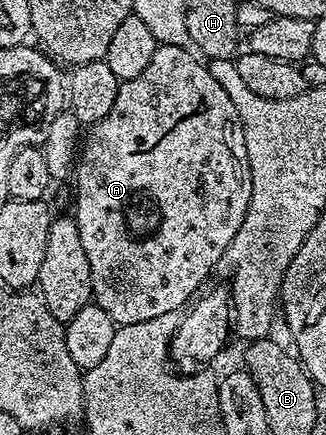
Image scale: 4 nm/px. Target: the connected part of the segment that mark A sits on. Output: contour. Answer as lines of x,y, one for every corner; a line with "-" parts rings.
163,43
158,46
156,53
152,53
152,61
148,61
144,73
119,82
116,101
112,109
108,109
108,117
93,124
87,131
90,132
87,135
85,132
80,156
76,161
78,196
74,199
72,217
78,223
80,241
84,244
84,254
88,256
94,290
93,302
104,309
104,313
108,313
108,317
112,317
118,327
152,321
152,317
161,317
163,313
181,312
199,294
198,286
209,277
210,270
221,264
224,249
232,245
232,237
236,237
240,225
244,225
244,213
248,213
248,201
252,201
248,145
244,145
244,129
236,113
236,105
232,105
232,97
224,93
220,81
212,77
209,66
193,50

